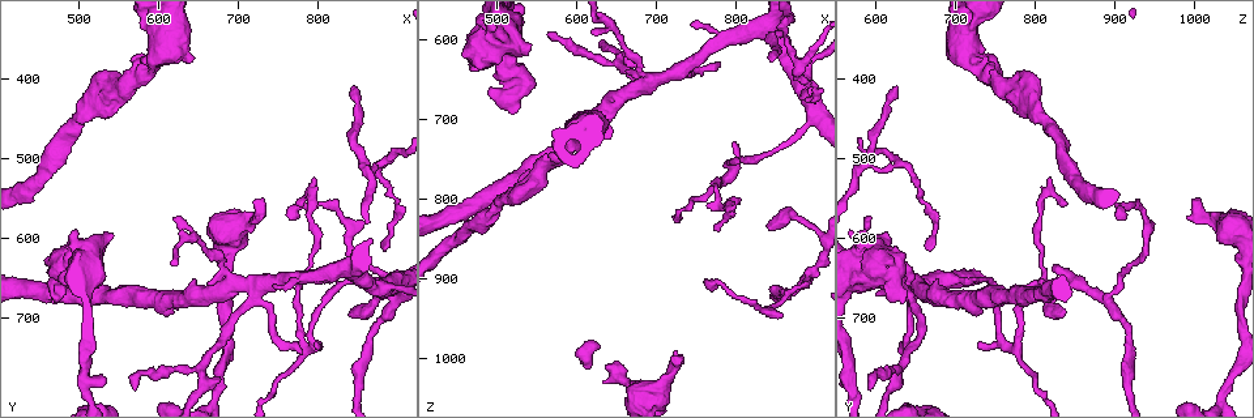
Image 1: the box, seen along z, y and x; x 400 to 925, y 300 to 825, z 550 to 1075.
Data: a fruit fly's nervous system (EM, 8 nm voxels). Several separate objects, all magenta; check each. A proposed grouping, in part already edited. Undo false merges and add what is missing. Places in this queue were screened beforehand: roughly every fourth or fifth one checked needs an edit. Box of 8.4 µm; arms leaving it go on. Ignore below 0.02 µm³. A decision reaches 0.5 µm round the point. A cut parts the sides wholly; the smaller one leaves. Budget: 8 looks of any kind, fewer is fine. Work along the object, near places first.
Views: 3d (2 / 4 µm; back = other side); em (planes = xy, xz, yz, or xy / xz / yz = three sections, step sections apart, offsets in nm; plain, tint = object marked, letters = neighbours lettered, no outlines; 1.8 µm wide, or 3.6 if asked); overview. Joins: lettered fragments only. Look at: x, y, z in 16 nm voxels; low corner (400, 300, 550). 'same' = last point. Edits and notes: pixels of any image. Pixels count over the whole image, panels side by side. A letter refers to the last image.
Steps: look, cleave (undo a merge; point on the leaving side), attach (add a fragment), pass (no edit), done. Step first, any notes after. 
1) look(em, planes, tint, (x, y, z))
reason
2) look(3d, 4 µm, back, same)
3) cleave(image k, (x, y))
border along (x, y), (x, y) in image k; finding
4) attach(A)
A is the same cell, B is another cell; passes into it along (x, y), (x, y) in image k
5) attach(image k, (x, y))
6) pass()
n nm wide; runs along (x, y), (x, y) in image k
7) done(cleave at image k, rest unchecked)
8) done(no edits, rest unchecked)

look(em, planes, letters, (860, 650, 735))
calibre changes

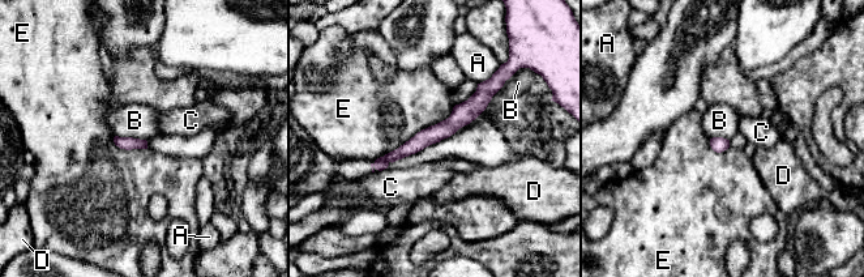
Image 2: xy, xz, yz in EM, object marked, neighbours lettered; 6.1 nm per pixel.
pass()
A, B, C, D and E are other cells; border along (504, 82), (488, 105), (454, 132) in image 2; all the same cell

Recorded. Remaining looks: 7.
look(em, planes, letters, (845, 410, 625))
thin end

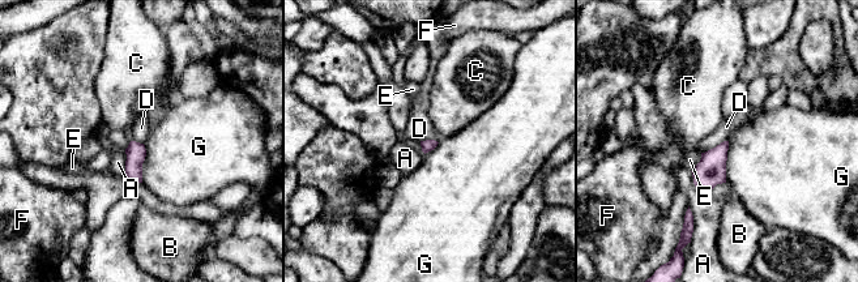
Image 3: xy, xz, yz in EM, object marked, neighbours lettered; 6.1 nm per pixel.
pass()
A, B, C, D, E, F and G are other cells; border along (726, 140), (701, 153) in image 3; no lettered fragment goes on from it

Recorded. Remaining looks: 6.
look(3d, 4 µm, (540, 595, 610))
an open end

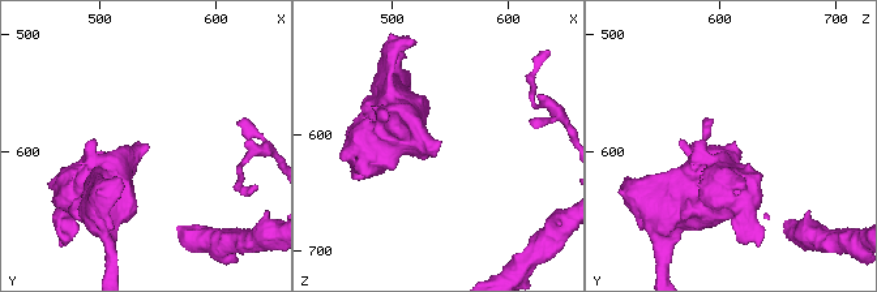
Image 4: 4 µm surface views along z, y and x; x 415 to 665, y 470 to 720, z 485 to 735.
look(em, yz, step 8, tint, (542, 596, 610))

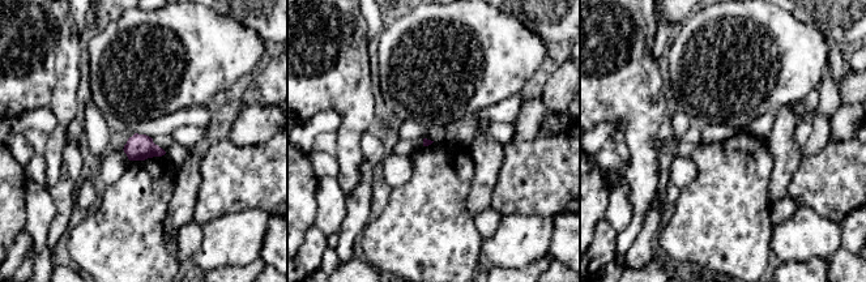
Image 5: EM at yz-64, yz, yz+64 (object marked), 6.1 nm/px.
look(em, planes, letters, same)

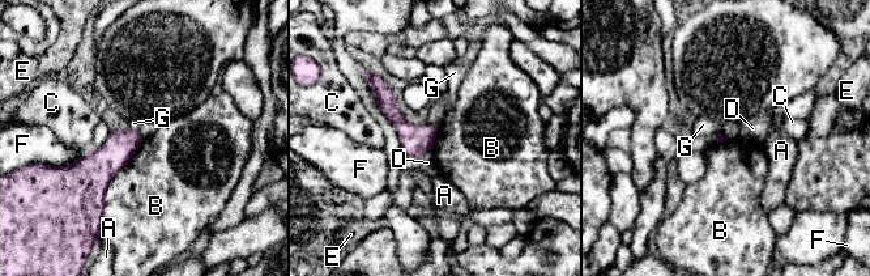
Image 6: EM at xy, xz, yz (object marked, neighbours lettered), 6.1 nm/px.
pass()
B touches over 550 nm; A, B, C, D, E, F and G are other cells; border along (143, 139), (109, 182), (101, 220) in image 6; none of them fits

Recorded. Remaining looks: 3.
done(no edits, rest unchecked)

